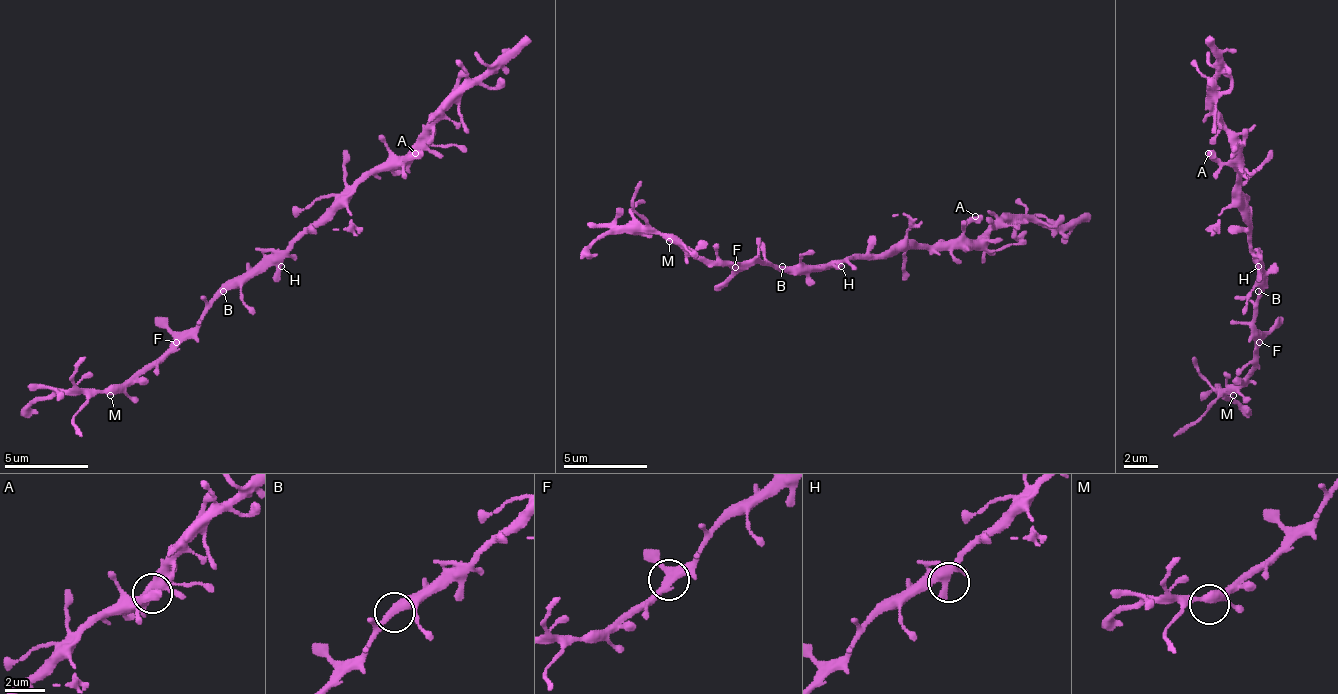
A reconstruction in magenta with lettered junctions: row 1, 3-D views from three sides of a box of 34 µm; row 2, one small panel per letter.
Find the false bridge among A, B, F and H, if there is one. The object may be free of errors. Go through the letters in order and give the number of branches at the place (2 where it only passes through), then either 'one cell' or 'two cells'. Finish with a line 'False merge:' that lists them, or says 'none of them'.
A: 1 branches meet; one cell
B: 3 branches meet; one cell
F: 3 branches meet; one cell
H: 3 branches meet; one cell
False merge: none of them

